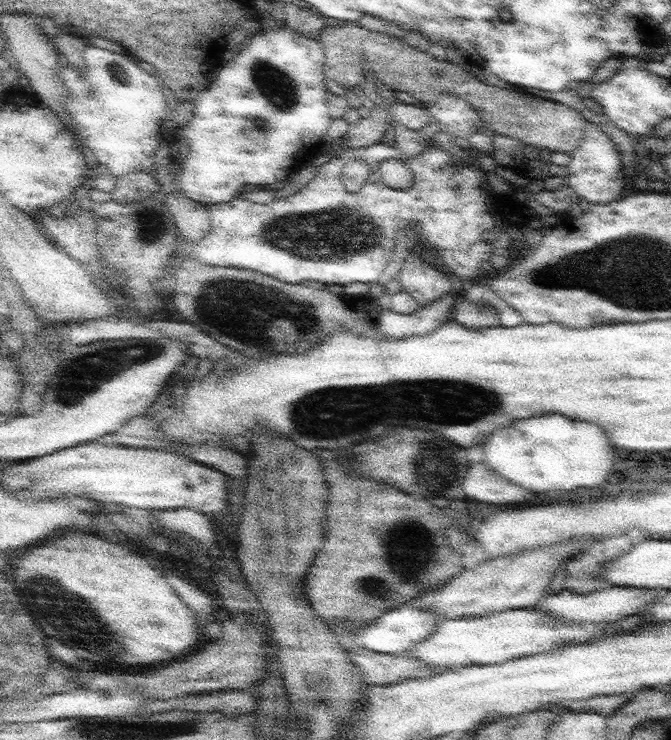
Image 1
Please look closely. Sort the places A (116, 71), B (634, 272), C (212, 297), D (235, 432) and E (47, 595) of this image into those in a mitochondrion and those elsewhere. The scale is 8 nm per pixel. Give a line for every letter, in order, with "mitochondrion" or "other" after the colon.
A: mitochondrion
B: mitochondrion
C: mitochondrion
D: other
E: mitochondrion

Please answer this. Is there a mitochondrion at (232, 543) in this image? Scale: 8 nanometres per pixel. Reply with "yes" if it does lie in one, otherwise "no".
no

